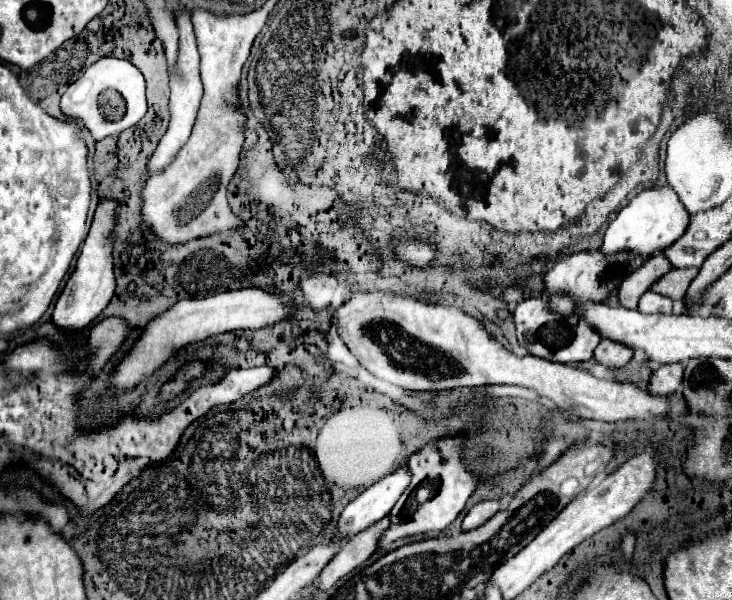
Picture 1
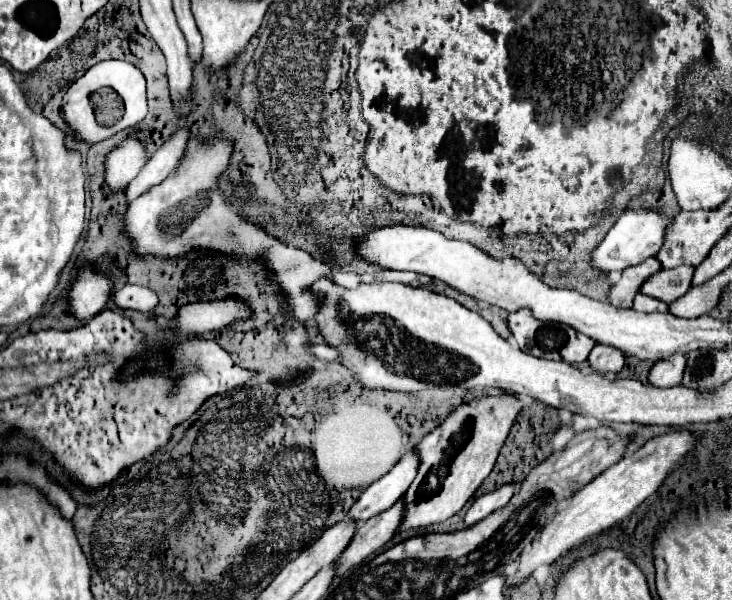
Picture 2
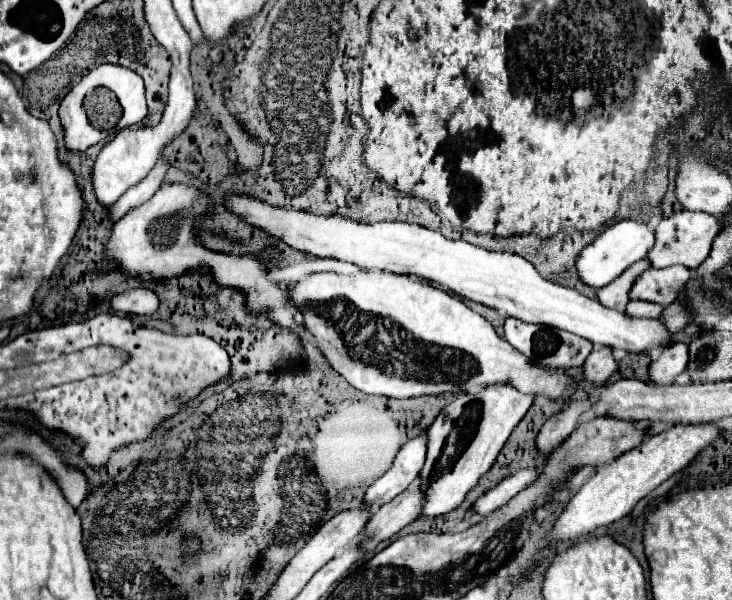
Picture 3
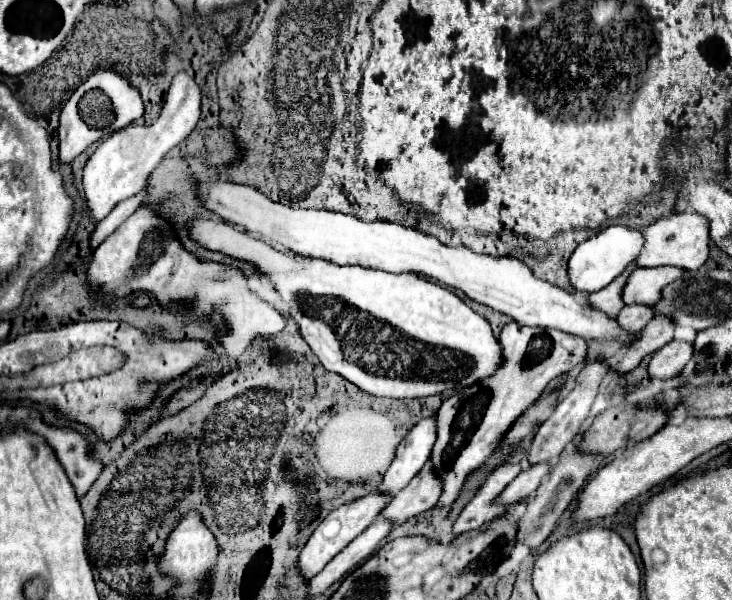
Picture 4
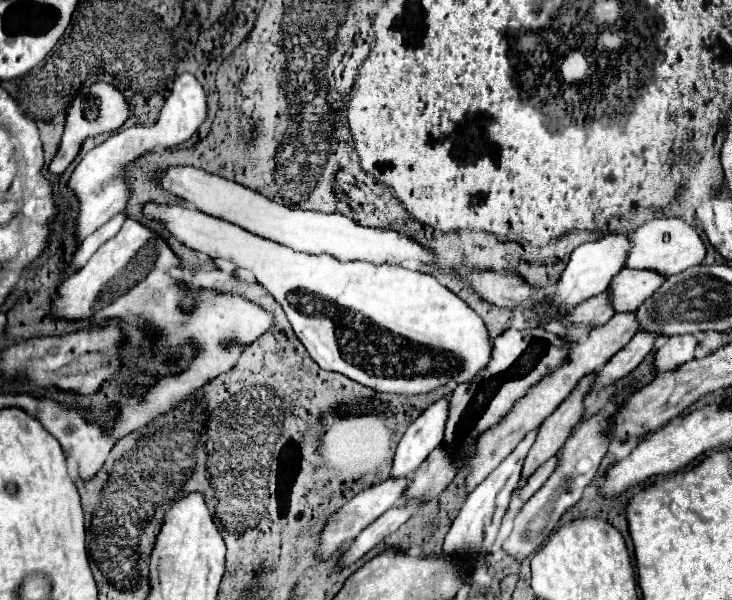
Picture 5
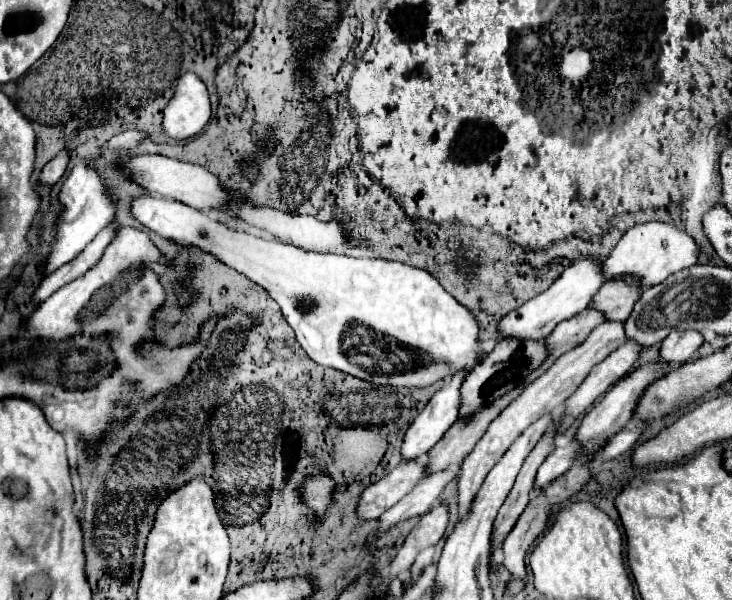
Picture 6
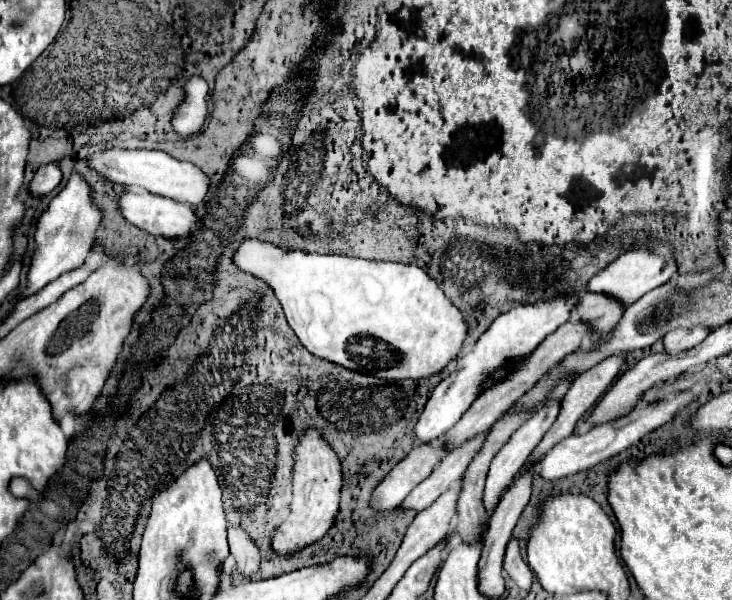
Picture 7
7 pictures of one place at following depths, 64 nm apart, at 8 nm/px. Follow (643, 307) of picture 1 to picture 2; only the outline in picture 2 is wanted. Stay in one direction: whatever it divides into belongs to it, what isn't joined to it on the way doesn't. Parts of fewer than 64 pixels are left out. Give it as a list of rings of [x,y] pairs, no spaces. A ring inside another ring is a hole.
[[[638,294],[632,308],[636,312],[668,312],[666,302],[658,300],[658,298],[652,298],[652,296],[646,296],[646,294]]]

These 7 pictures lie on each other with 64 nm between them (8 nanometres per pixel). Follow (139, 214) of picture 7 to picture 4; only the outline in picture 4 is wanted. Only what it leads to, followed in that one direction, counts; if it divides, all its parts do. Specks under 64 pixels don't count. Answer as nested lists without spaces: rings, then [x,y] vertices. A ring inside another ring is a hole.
[[[218,218],[194,220],[190,224],[190,234],[202,246],[240,258],[270,274],[272,284],[276,286],[282,300],[290,306],[292,318],[296,320],[304,340],[310,344],[320,362],[328,370],[344,376],[348,382],[364,392],[370,392],[372,396],[420,398],[462,390],[496,374],[504,362],[500,340],[492,334],[488,320],[468,308],[452,290],[432,284],[420,274],[392,274],[360,266],[338,266],[324,260],[304,262],[298,254],[274,248],[272,244],[258,240]]]

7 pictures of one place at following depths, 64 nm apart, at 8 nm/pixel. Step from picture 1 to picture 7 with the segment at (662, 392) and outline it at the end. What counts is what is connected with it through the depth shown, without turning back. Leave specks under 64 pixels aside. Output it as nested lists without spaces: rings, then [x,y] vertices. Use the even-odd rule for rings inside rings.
[[[678,328],[664,336],[664,350],[668,354],[680,354],[692,350],[708,336],[706,328]]]

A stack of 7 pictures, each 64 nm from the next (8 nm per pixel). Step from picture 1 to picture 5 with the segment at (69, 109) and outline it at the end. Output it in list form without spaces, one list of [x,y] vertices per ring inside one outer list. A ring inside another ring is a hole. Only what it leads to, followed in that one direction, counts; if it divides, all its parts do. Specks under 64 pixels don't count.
[[[94,82],[92,86],[86,86],[80,90],[80,94],[74,98],[68,114],[66,114],[66,126],[64,126],[64,134],[62,134],[62,142],[60,142],[60,150],[54,156],[52,164],[50,164],[50,172],[54,174],[62,174],[68,164],[76,158],[76,154],[82,148],[82,142],[86,138],[94,138],[98,134],[104,132],[114,132],[118,128],[122,128],[122,124],[134,114],[132,104],[126,100],[126,96],[112,84],[112,82]]]

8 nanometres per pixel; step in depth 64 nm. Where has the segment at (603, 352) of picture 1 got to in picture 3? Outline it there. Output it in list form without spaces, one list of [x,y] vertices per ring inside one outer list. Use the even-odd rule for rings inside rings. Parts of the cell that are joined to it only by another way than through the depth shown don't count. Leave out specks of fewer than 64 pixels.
[[[608,346],[594,348],[584,362],[584,378],[592,380],[594,384],[604,384],[616,370],[618,370],[618,360],[614,358],[612,348]]]

